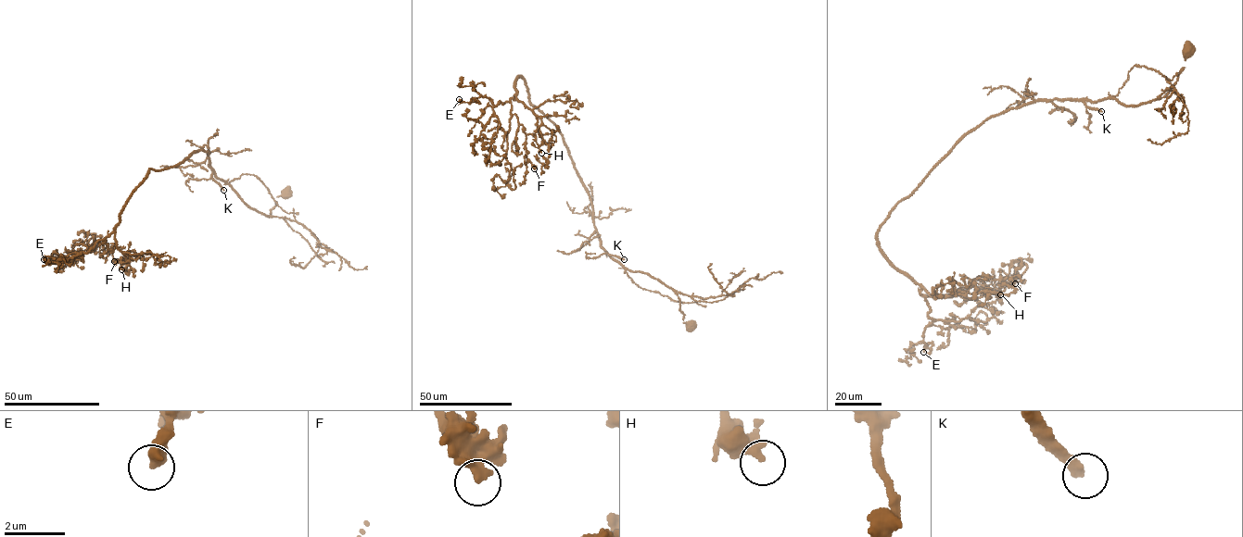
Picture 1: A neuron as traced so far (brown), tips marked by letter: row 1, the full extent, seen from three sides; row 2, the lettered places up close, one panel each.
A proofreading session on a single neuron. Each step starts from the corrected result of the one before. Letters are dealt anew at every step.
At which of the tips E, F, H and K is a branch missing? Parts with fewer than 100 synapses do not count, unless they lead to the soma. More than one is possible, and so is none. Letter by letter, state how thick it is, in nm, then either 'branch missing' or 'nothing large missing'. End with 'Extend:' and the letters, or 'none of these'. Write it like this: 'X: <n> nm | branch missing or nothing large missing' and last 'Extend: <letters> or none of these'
E: 500 nm | nothing large missing
F: 440 nm | nothing large missing
H: 320 nm | nothing large missing
K: 360 nm | branch missing
Extend: K

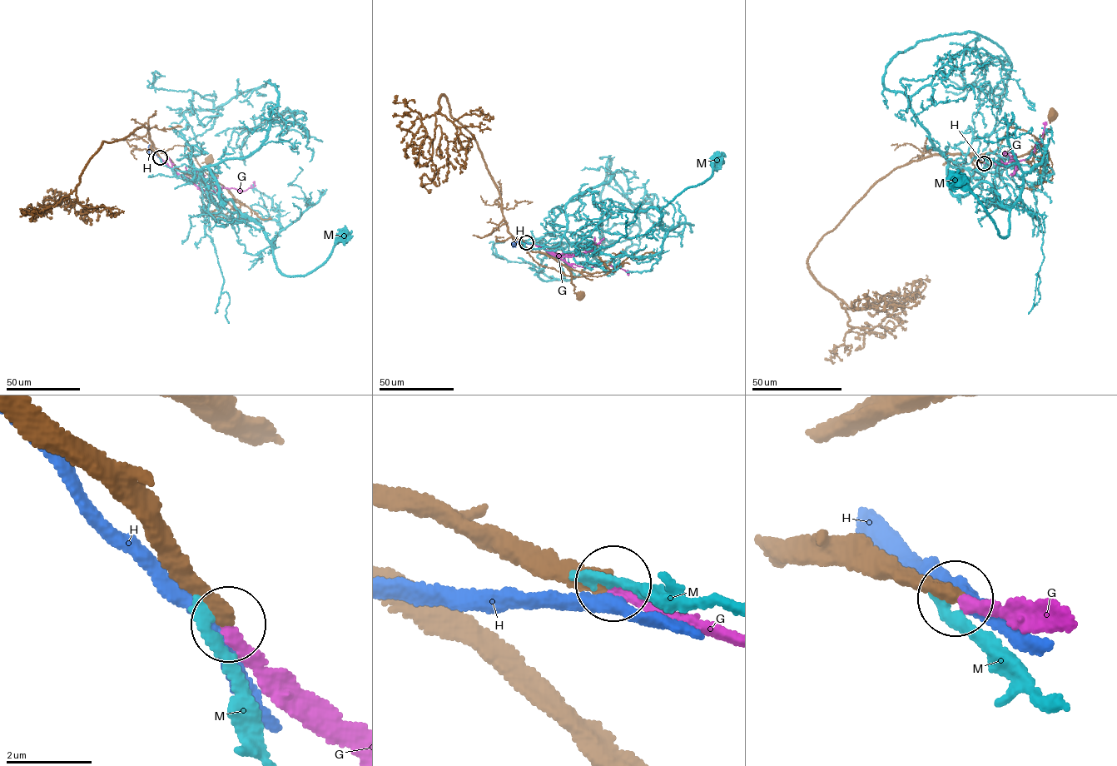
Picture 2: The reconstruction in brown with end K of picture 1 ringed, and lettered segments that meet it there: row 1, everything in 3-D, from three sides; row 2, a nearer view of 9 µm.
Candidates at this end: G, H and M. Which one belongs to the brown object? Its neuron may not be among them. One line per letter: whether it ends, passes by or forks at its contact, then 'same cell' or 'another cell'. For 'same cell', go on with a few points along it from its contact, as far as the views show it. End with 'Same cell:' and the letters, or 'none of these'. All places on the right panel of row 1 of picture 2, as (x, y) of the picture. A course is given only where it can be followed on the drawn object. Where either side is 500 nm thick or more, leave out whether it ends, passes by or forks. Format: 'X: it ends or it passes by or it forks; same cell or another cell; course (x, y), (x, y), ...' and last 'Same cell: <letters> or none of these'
G: it ends; same cell; course (984, 163), (999, 166), (1025, 160), (1042, 138), (1046, 121)
H: it passes by; another cell
M: it ends; another cell
Same cell: G

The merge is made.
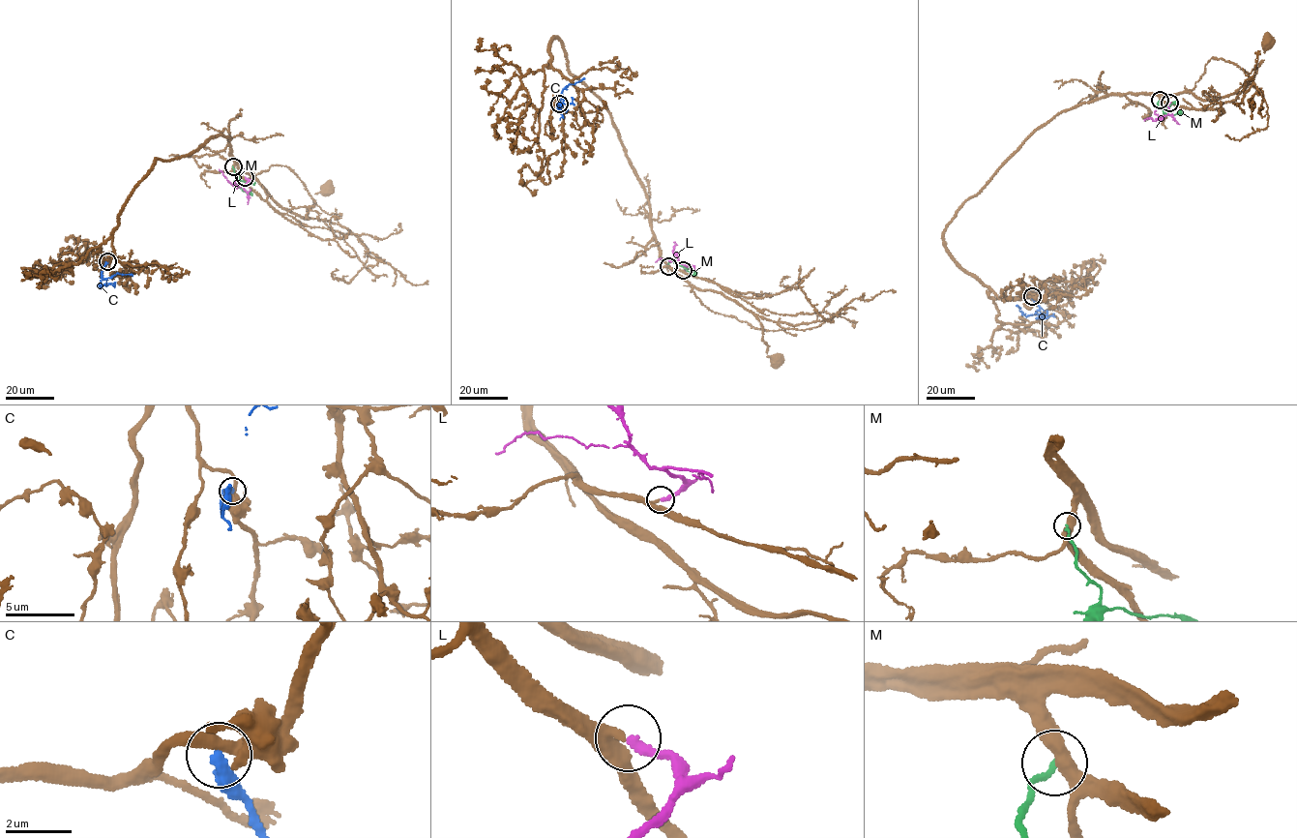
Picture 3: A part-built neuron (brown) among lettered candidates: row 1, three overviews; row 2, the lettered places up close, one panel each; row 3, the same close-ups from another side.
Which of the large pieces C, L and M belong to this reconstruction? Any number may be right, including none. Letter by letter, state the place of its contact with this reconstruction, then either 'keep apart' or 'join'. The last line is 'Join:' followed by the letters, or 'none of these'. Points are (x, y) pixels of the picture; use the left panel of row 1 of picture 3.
C: contact (107, 261); keep apart
L: contact (245, 177); join
M: contact (233, 166); keep apart
Join: L

